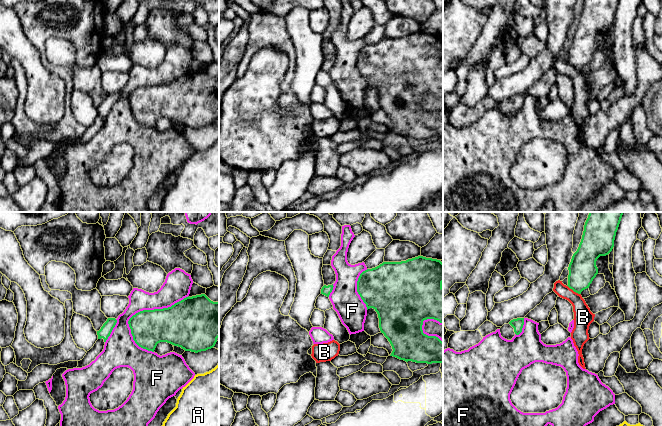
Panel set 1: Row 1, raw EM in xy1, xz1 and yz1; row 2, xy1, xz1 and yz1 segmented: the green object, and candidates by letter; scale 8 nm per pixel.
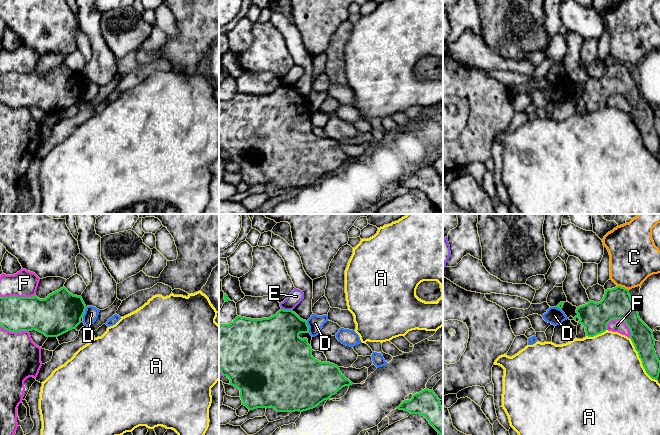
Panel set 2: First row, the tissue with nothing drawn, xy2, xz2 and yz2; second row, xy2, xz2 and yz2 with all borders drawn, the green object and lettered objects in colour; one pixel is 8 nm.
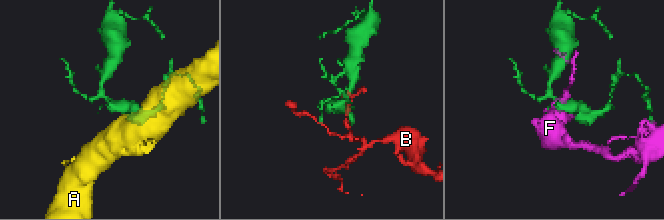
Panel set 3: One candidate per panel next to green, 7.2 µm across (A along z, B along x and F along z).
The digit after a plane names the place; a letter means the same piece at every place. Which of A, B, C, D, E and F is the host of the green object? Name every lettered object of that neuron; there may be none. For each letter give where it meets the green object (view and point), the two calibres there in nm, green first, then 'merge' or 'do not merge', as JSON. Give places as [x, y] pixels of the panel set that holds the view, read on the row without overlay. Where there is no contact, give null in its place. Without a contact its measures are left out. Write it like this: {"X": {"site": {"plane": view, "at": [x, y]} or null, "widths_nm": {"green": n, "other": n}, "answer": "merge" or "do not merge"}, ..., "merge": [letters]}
{"A": {"site": {"plane": "yz2", "at": [641, 136]}, "widths_nm": {"green": 180, "other": 480}, "answer": "do not merge"}, "B": {"site": {"plane": "yz1", "at": [574, 67]}, "widths_nm": {"green": 220, "other": 160}, "answer": "do not merge"}, "C": {"site": {"plane": "yz2", "at": [623, 63]}, "widths_nm": {"green": 240, "other": 380}, "answer": "do not merge"}, "D": {"site": {"plane": "xz2", "at": [308, 102]}, "widths_nm": {"green": 320, "other": 120}, "answer": "do not merge"}, "E": {"site": {"plane": "xz2", "at": [287, 86]}, "widths_nm": {"green": 380, "other": 110}, "answer": "do not merge"}, "F": {"site": {"plane": "xy1", "at": [147, 86]}, "widths_nm": {"green": 300, "other": 190}, "answer": "do not merge"}, "merge": []}

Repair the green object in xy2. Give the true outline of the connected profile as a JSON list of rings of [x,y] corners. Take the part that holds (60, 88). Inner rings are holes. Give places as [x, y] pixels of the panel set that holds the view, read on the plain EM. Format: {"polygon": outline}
{"polygon": [[[65,63],[49,70],[45,75],[32,73],[1,73],[0,102],[10,108],[36,106],[46,113],[58,113],[81,99],[86,81],[81,72],[73,71]]]}

